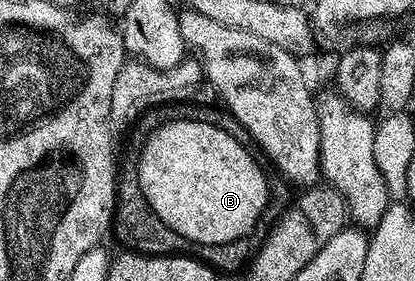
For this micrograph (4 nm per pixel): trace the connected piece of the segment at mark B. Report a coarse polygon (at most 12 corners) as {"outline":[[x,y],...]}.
{"outline":[[175,118],[147,138],[143,201],[201,244],[248,237],[269,185],[248,147]]}

